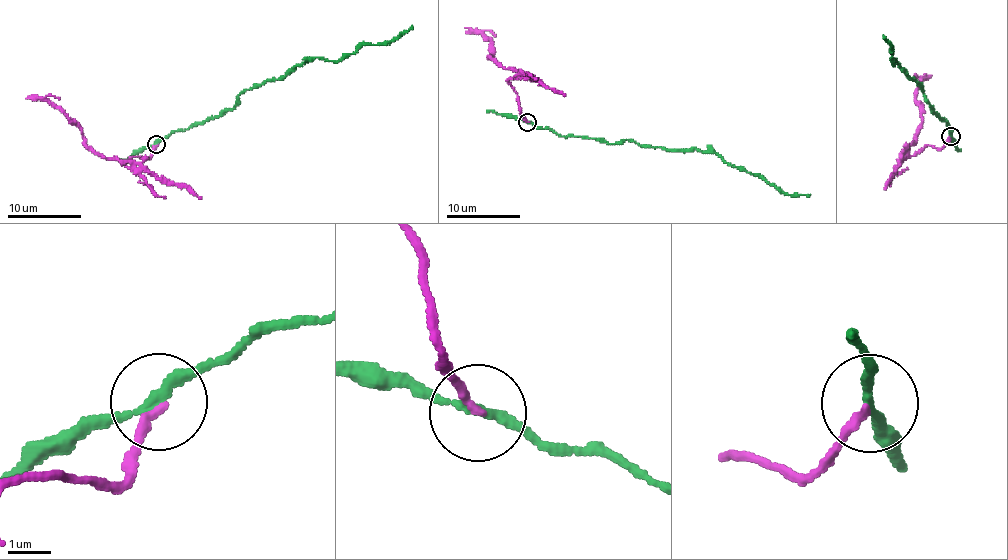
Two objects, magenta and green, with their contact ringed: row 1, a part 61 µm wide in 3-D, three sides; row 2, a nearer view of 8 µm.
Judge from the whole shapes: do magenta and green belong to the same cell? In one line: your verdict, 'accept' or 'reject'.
reject

